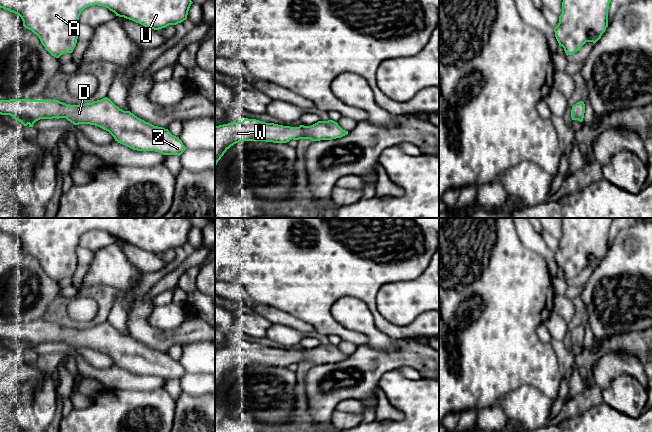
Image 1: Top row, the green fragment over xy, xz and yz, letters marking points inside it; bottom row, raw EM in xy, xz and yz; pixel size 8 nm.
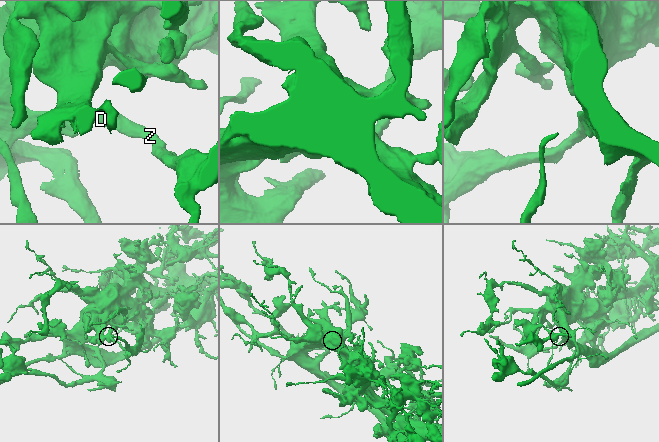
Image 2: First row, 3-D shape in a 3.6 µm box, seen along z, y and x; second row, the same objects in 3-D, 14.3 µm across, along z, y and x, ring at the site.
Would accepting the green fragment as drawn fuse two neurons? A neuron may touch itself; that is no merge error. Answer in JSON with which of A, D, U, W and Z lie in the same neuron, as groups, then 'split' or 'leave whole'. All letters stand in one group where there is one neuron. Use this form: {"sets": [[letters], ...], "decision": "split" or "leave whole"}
{"sets": [["A", "D", "U", "W", "Z"]], "decision": "leave whole"}

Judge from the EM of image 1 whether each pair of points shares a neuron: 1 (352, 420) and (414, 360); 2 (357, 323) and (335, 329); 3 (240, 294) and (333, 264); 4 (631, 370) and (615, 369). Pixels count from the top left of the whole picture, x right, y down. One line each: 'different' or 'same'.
1: different
2: different
3: different
4: same

